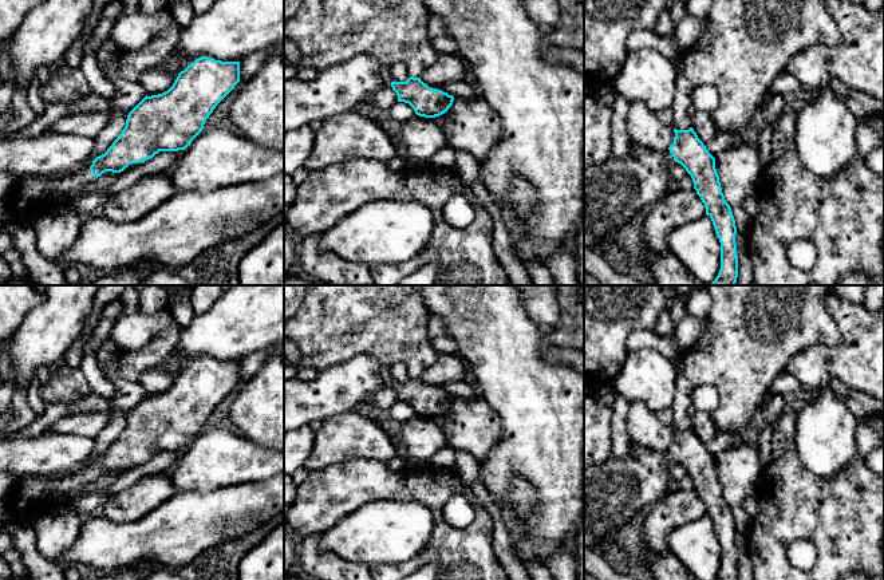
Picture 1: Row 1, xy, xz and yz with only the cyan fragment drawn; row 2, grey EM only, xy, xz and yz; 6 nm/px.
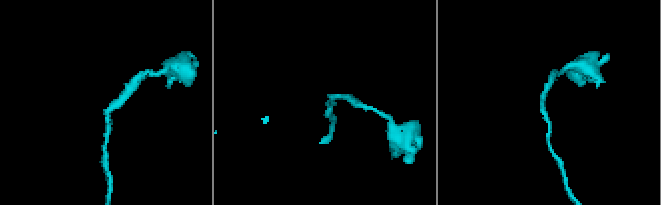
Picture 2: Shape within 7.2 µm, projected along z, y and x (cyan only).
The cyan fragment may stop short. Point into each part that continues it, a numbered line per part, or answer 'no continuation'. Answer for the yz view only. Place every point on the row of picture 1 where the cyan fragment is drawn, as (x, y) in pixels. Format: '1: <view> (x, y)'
1: yz (615, 190)

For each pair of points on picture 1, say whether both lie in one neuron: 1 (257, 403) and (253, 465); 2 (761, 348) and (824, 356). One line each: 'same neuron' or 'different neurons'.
1: different neurons
2: different neurons

